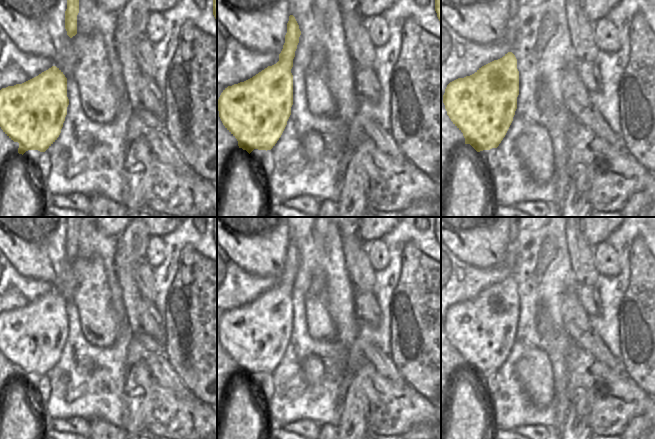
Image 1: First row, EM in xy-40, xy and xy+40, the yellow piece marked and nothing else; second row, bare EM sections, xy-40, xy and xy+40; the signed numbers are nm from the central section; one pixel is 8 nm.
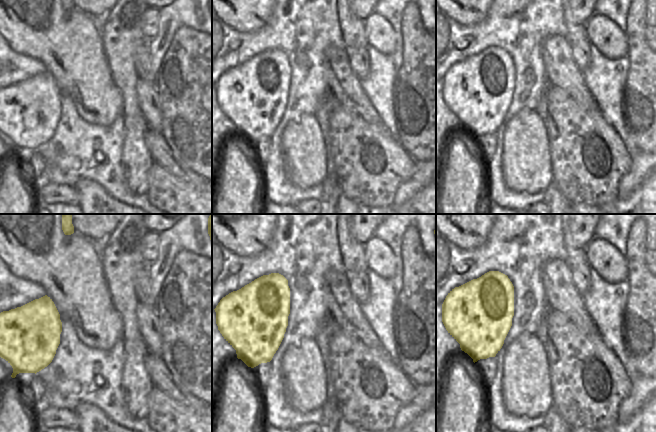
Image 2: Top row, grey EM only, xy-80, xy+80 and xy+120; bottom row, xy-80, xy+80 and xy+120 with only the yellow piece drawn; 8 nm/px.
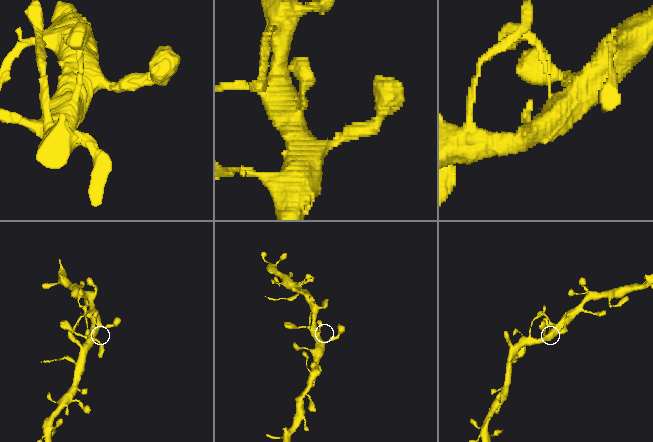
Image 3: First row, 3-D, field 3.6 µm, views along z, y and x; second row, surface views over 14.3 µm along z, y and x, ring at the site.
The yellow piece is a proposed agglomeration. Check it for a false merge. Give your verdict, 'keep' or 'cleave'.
keep

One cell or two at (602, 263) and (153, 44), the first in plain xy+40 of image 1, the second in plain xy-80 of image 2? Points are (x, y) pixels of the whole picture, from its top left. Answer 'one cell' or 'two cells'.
two cells

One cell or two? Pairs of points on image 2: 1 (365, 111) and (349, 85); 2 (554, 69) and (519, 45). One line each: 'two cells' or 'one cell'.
1: one cell
2: two cells

